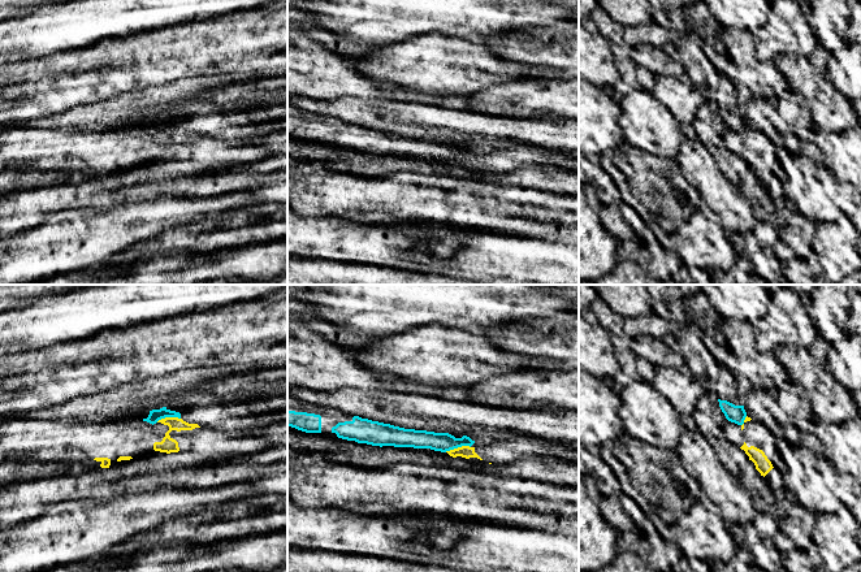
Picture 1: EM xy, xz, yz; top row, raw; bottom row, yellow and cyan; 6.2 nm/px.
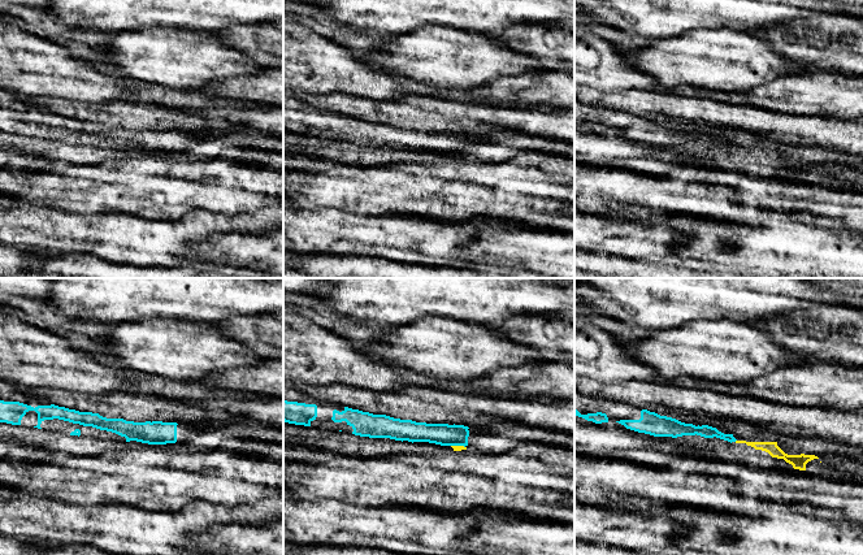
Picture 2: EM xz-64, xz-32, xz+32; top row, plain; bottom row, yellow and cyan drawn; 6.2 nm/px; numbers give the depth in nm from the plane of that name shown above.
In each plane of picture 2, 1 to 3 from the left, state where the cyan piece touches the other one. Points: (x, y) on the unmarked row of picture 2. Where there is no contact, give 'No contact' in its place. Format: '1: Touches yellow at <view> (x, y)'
1: No contact
2: Touches yellow at xz-32 (458, 155)
3: No contact

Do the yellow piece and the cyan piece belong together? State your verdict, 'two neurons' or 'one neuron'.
two neurons

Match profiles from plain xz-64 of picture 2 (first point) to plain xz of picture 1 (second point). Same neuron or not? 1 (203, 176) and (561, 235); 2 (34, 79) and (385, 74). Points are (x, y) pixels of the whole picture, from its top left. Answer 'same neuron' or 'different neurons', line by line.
1: same neuron
2: different neurons

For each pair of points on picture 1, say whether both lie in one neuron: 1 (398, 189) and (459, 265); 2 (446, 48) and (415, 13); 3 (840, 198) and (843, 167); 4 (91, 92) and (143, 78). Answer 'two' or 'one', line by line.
1: two
2: two
3: two
4: two

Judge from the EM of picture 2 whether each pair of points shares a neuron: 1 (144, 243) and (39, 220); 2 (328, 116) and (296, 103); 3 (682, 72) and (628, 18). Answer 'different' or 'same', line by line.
1: same
2: same
3: different

